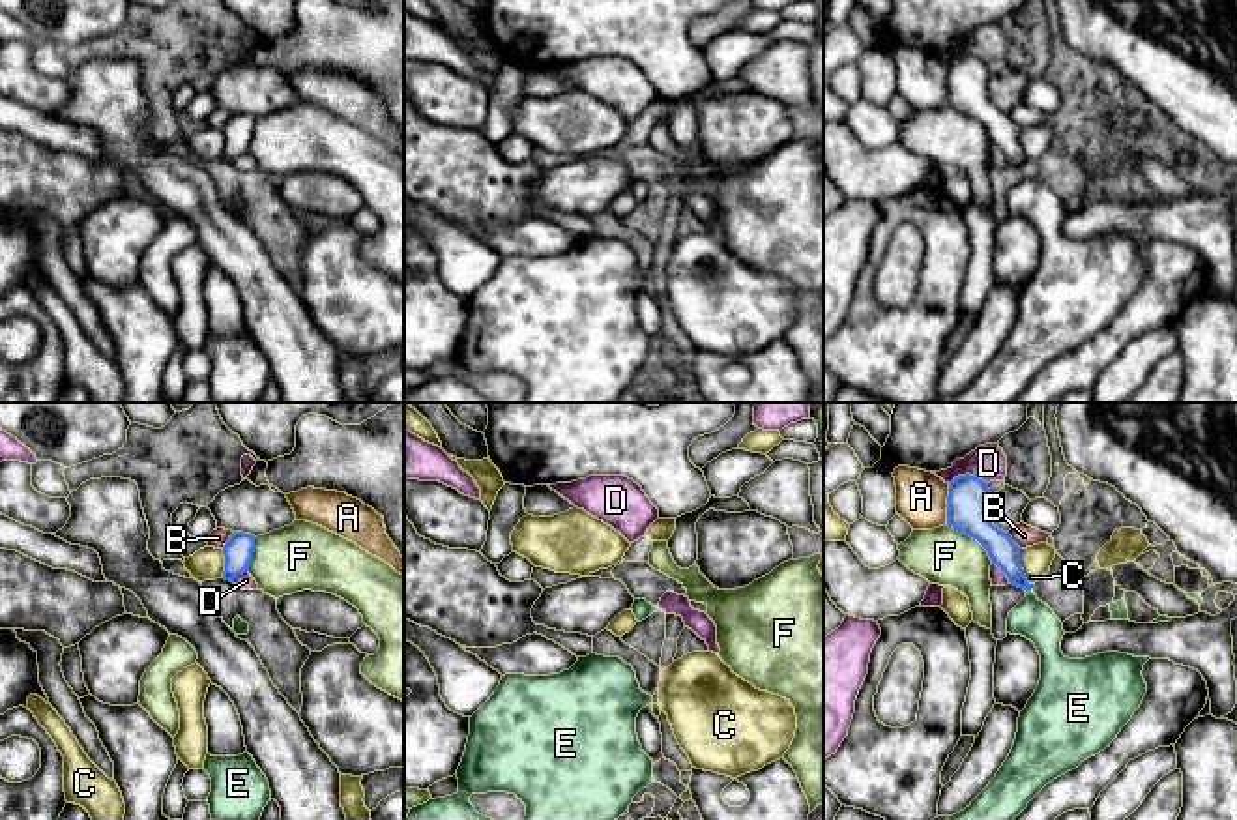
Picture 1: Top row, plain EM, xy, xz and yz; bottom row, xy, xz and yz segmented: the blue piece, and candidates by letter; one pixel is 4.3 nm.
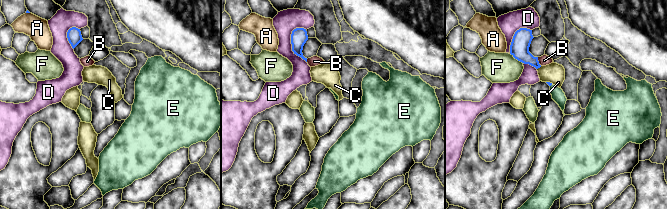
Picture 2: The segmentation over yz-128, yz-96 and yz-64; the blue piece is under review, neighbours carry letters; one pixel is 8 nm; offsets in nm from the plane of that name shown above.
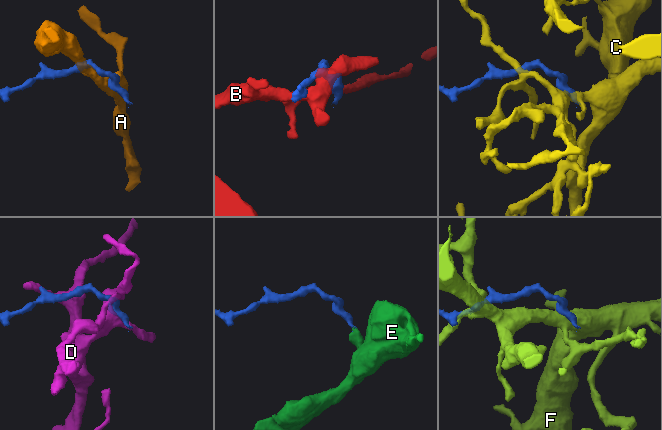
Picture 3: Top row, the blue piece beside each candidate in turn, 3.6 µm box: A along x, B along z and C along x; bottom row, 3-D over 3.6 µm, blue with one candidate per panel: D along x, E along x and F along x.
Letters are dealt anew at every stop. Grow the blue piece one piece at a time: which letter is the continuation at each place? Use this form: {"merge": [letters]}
{"merge": ["E"]}

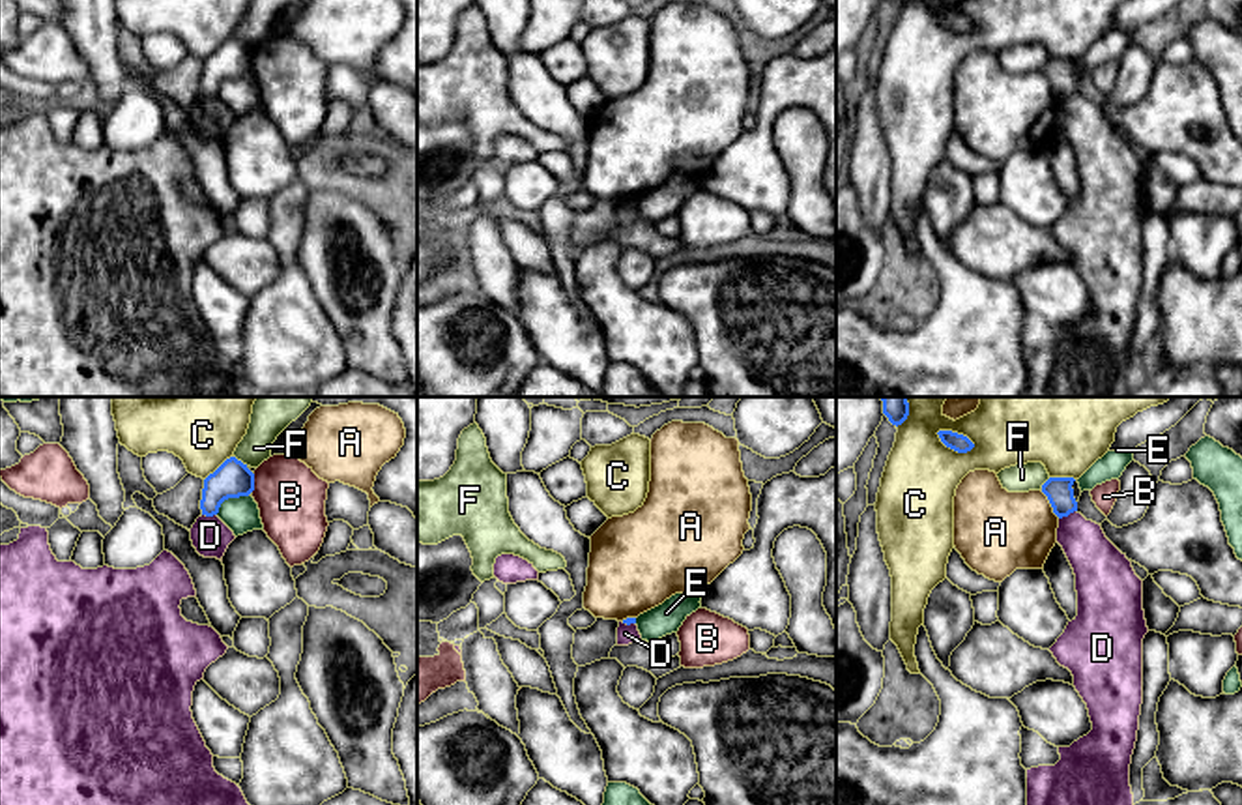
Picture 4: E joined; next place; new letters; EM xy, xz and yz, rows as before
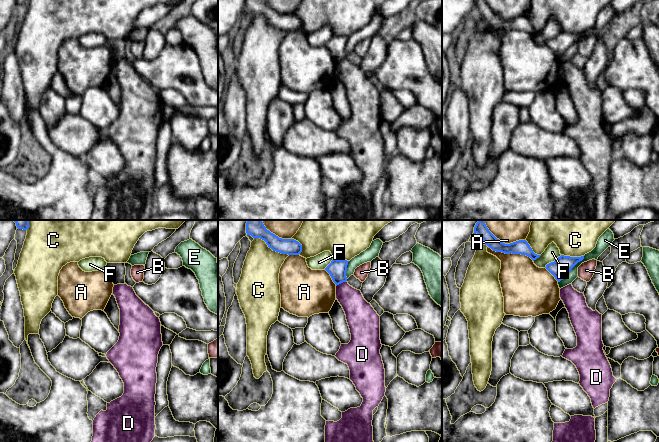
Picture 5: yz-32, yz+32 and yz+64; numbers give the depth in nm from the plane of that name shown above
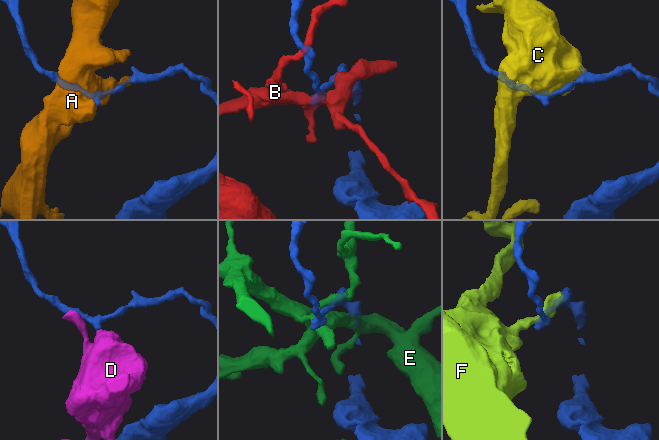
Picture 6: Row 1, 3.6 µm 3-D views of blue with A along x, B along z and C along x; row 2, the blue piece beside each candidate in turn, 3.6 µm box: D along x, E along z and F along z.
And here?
{"merge": []}

